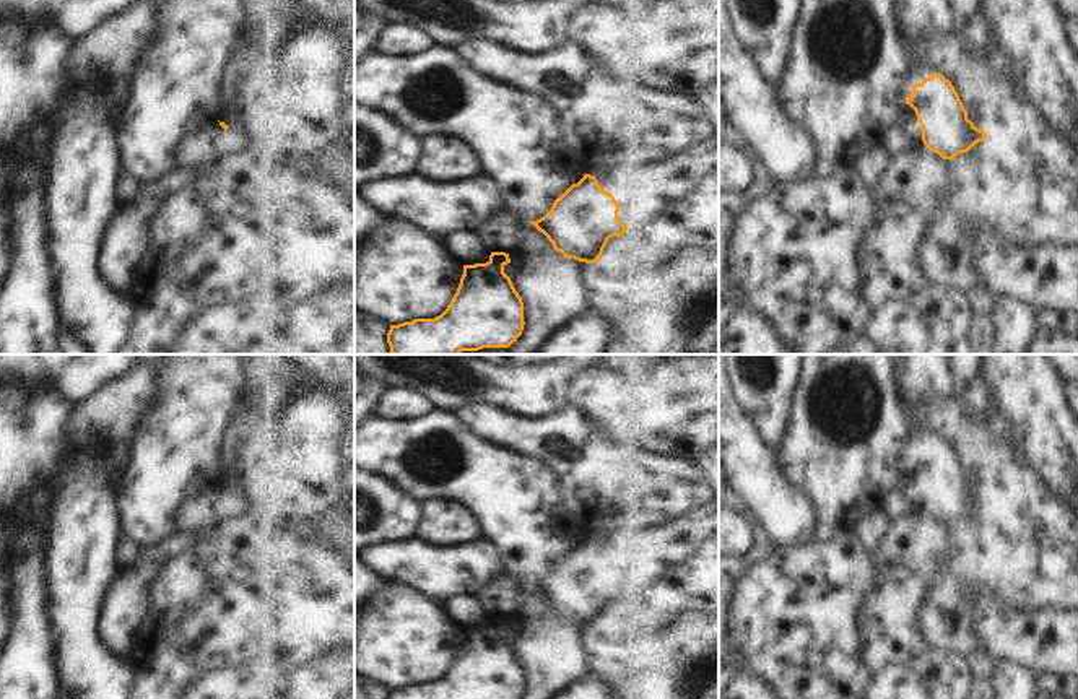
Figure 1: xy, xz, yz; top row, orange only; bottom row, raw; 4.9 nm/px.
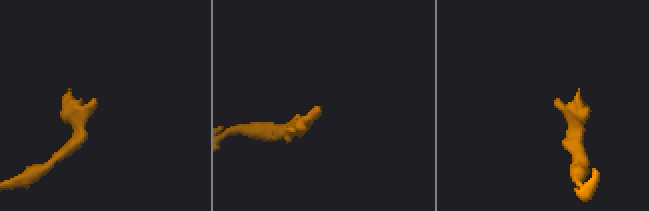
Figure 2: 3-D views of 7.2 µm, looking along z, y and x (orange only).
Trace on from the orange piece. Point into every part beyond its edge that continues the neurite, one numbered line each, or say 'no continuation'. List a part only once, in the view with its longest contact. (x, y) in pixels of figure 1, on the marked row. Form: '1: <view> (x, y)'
1: yz (909, 129)

